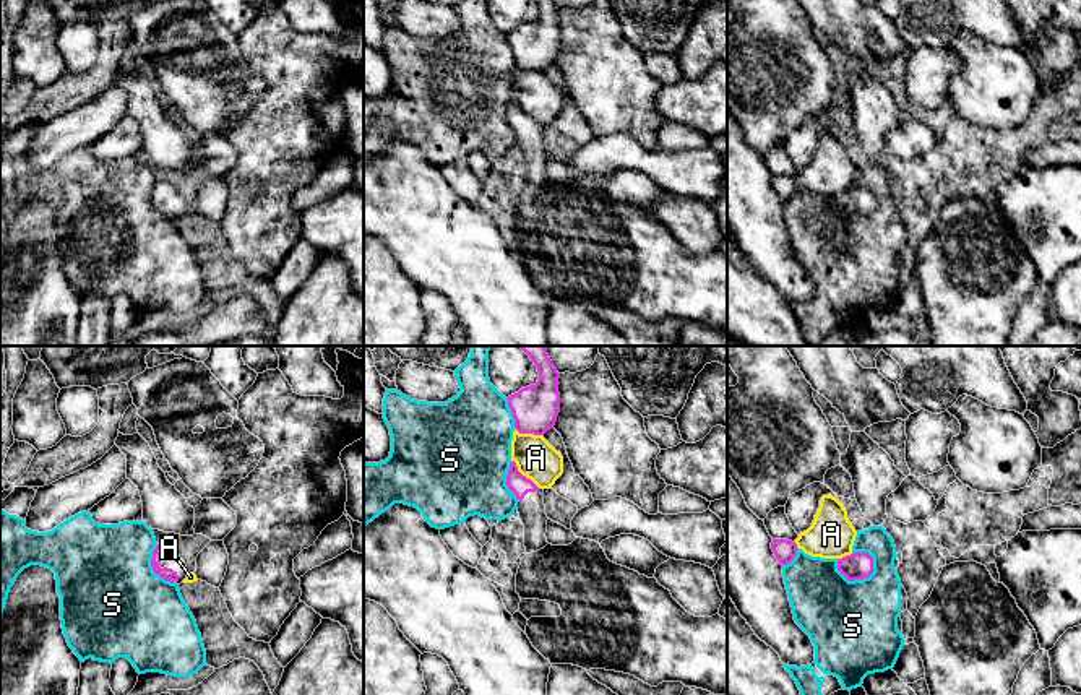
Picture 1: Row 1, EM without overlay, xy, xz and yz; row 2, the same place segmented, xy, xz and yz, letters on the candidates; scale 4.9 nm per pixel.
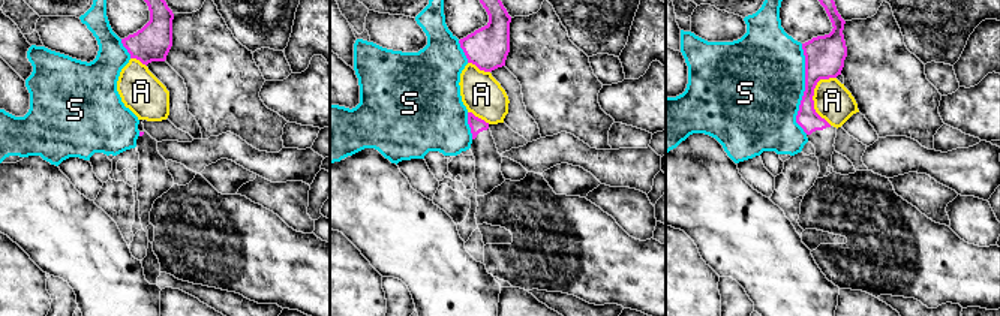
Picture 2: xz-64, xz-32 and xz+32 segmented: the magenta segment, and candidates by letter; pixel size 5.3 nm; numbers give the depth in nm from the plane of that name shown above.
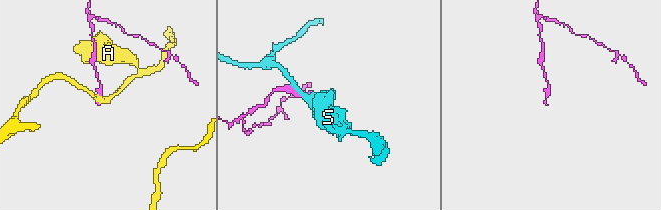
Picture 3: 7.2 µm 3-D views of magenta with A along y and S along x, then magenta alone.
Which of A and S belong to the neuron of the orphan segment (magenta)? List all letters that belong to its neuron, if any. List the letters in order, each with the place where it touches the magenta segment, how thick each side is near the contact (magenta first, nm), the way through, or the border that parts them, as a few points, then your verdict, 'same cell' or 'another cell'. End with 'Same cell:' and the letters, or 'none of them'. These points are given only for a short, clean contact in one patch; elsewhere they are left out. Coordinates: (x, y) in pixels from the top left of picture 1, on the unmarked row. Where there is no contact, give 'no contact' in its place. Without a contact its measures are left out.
A: xz (525, 112) | 100/200 nm | along xz (512, 96), (539, 124) | another cell
S: yz (852, 216) | 140/440 nm | another cell
Same cell: none of them

